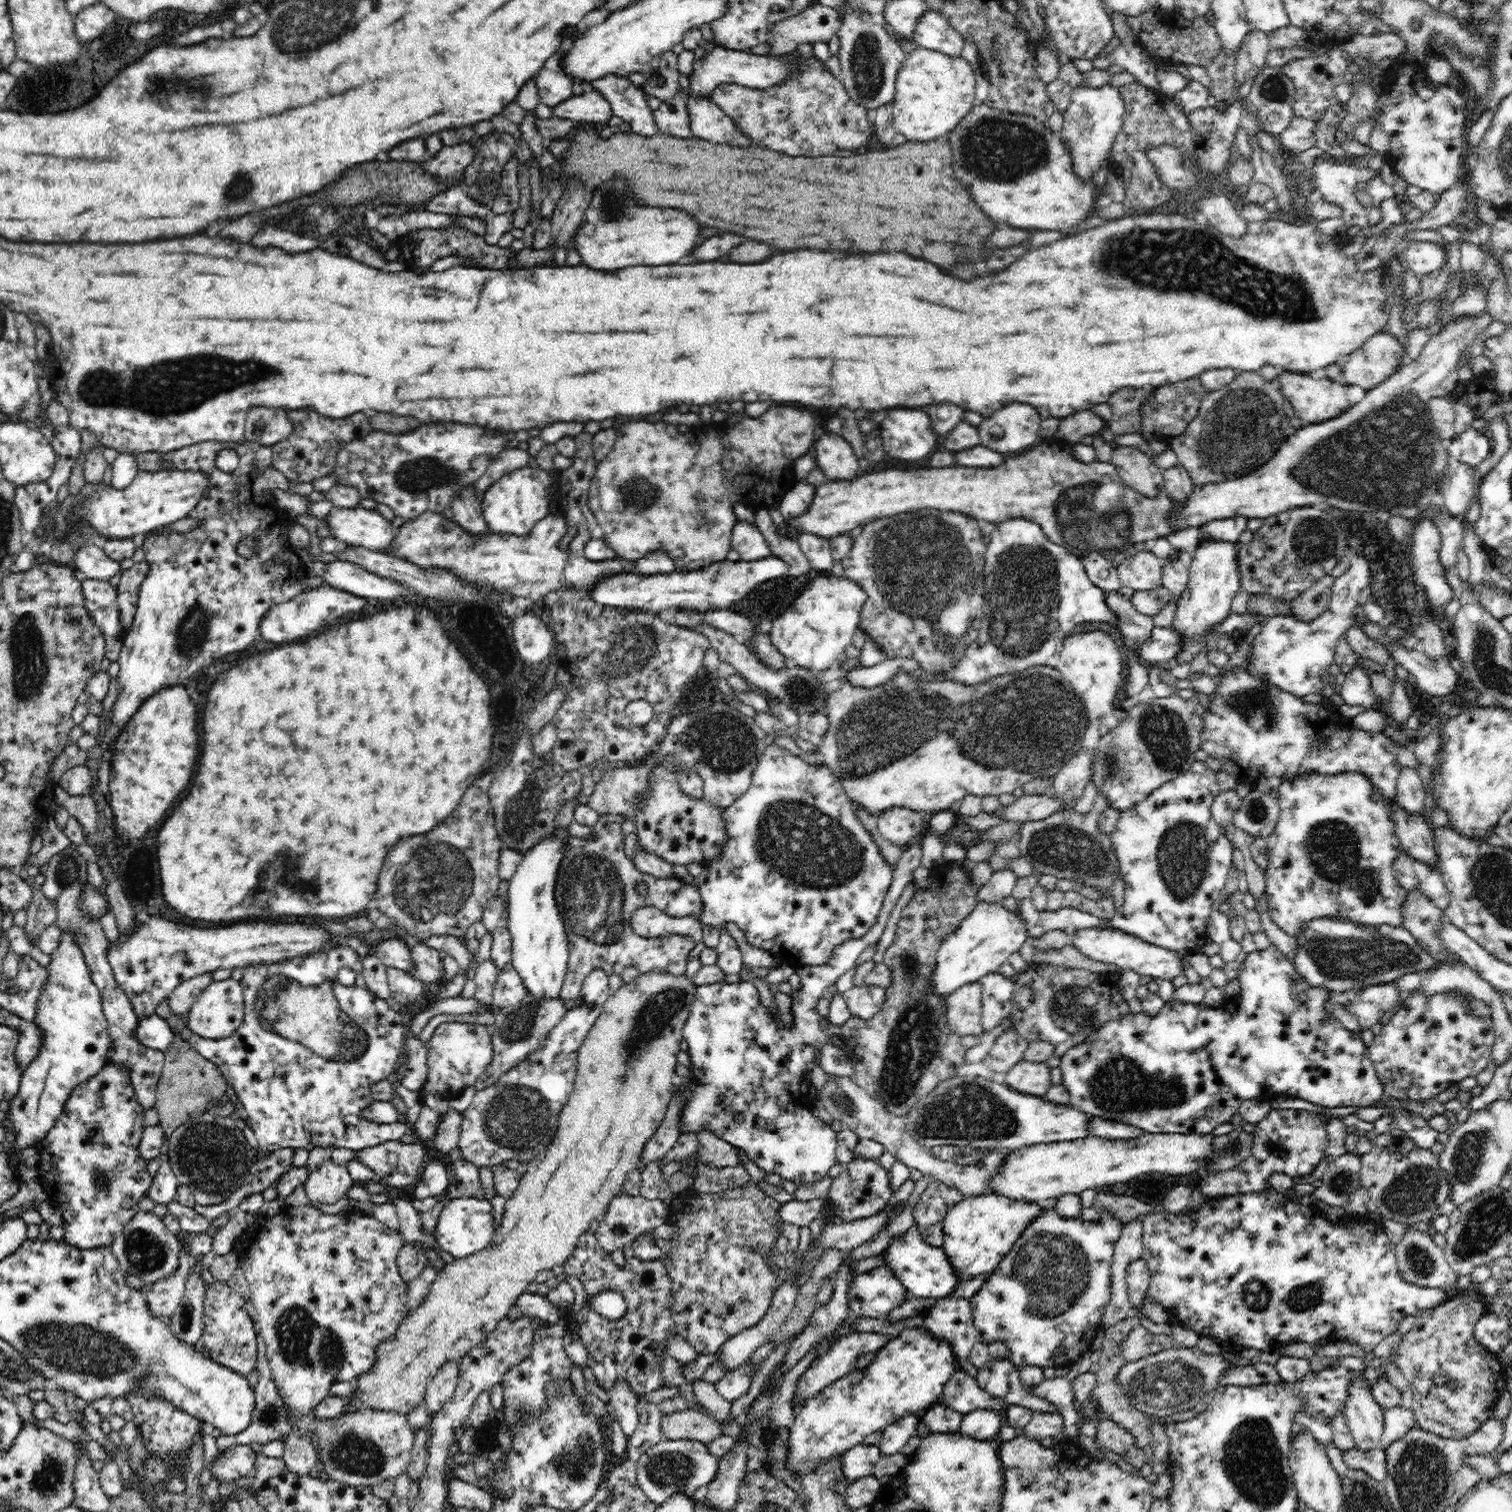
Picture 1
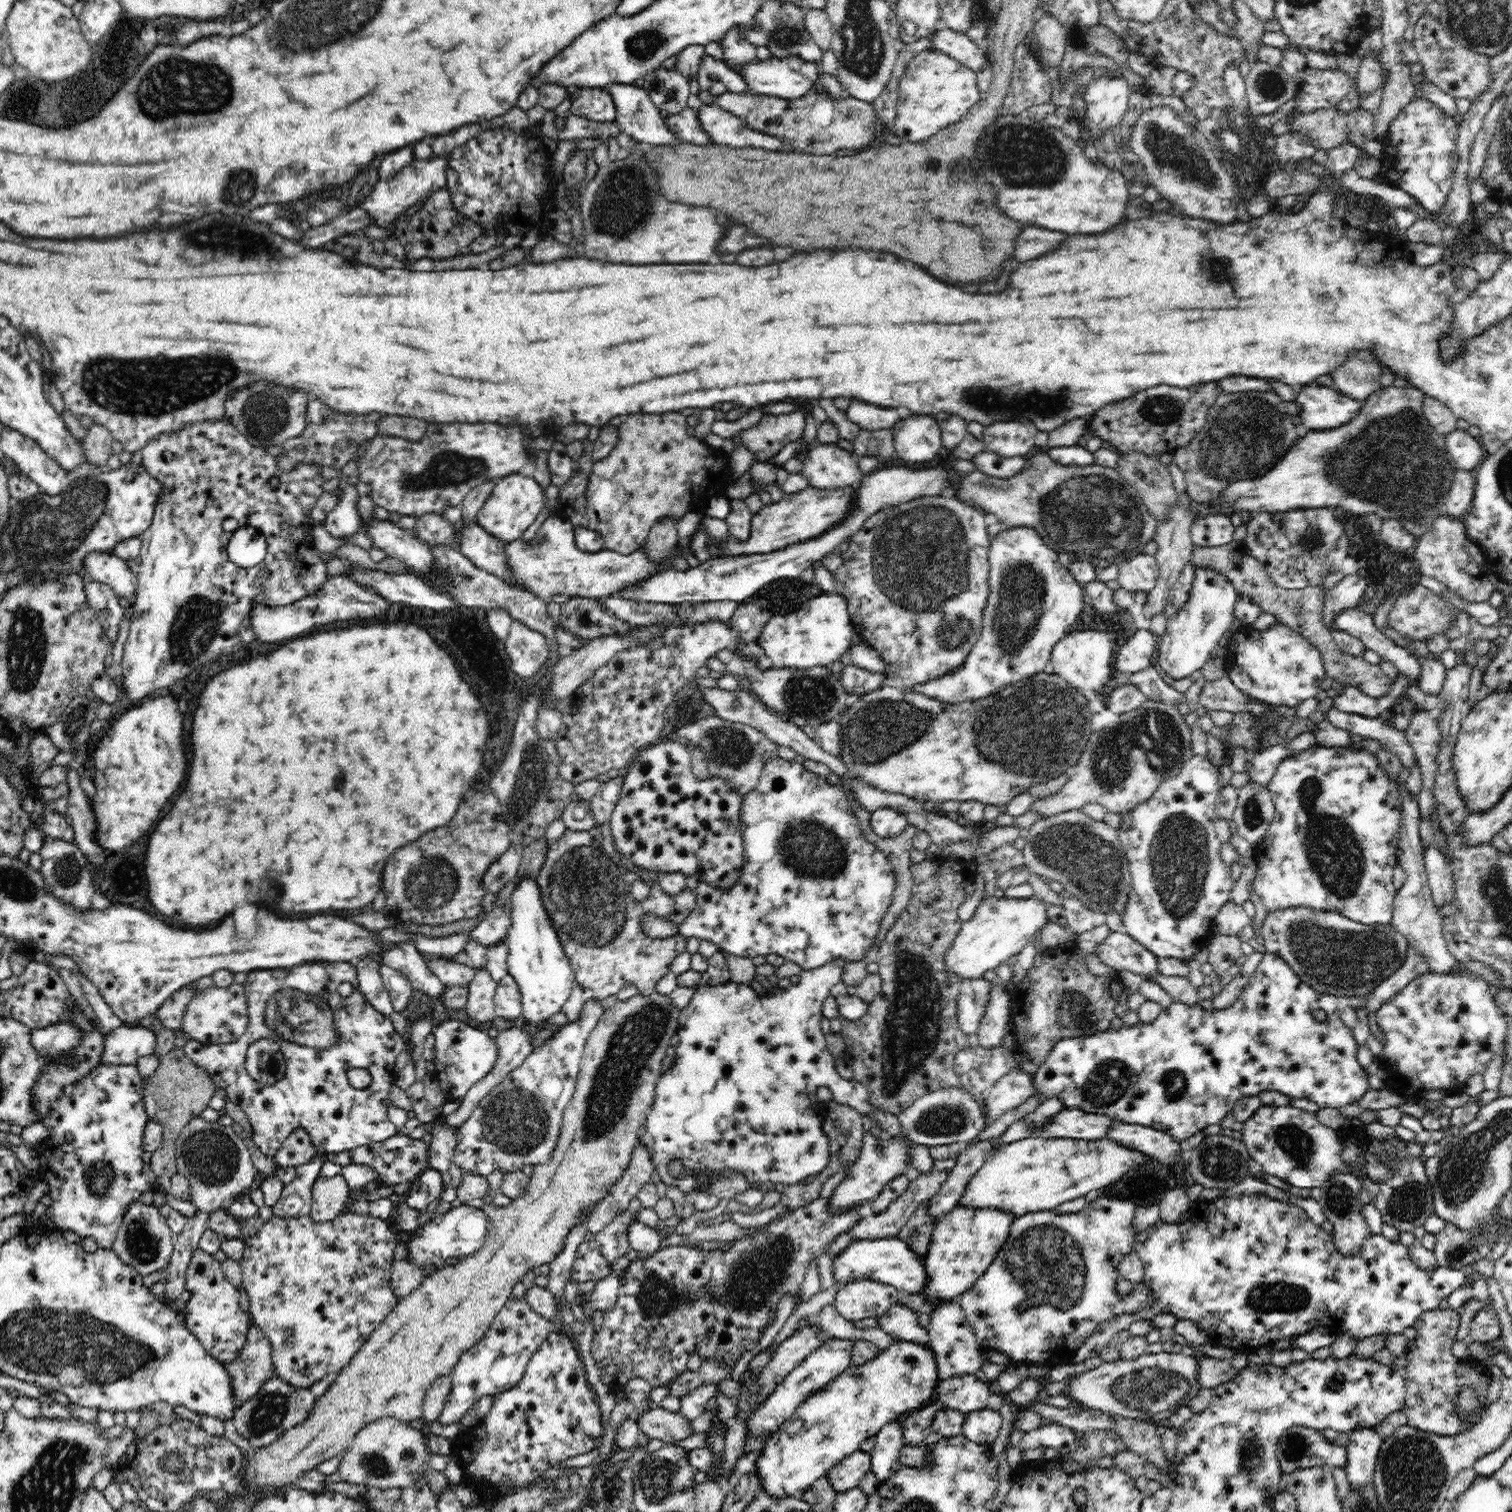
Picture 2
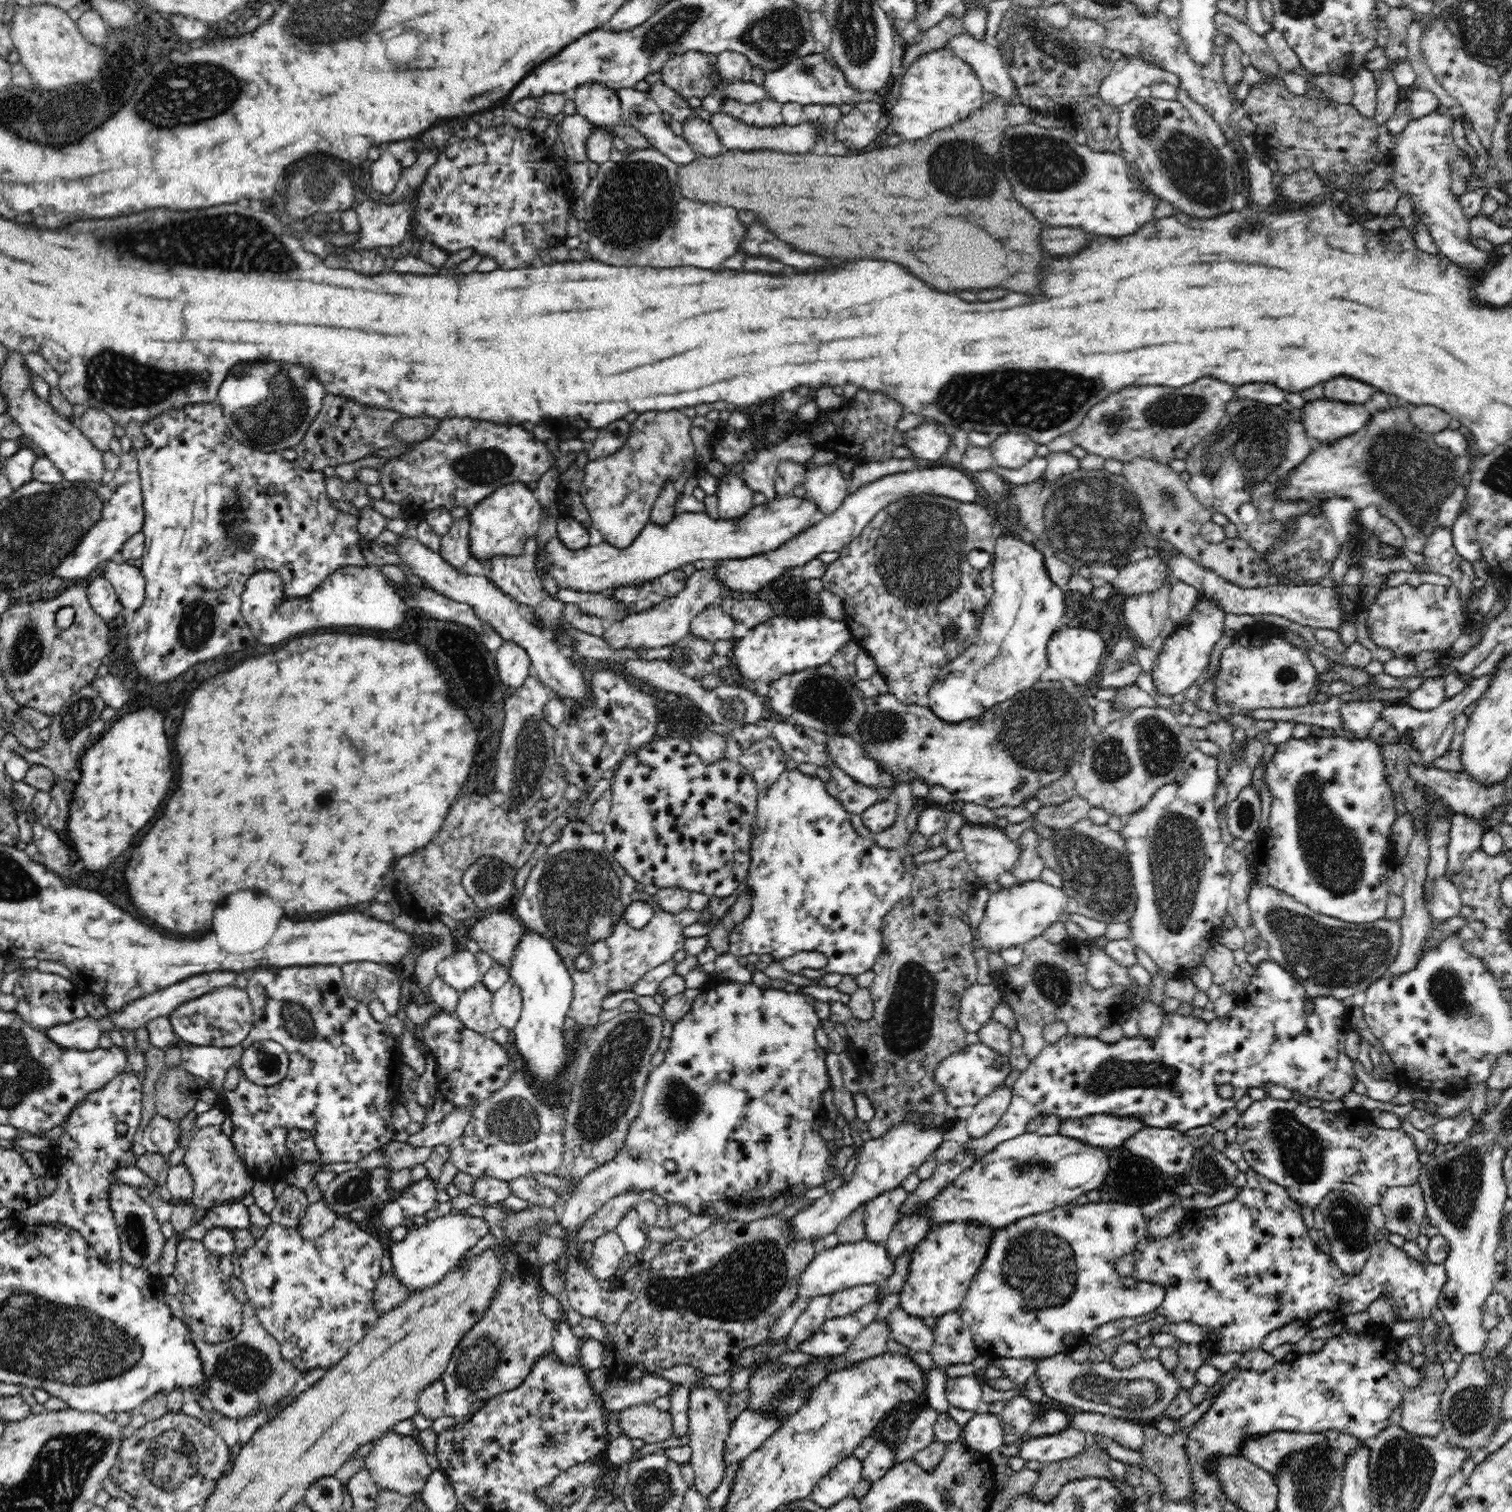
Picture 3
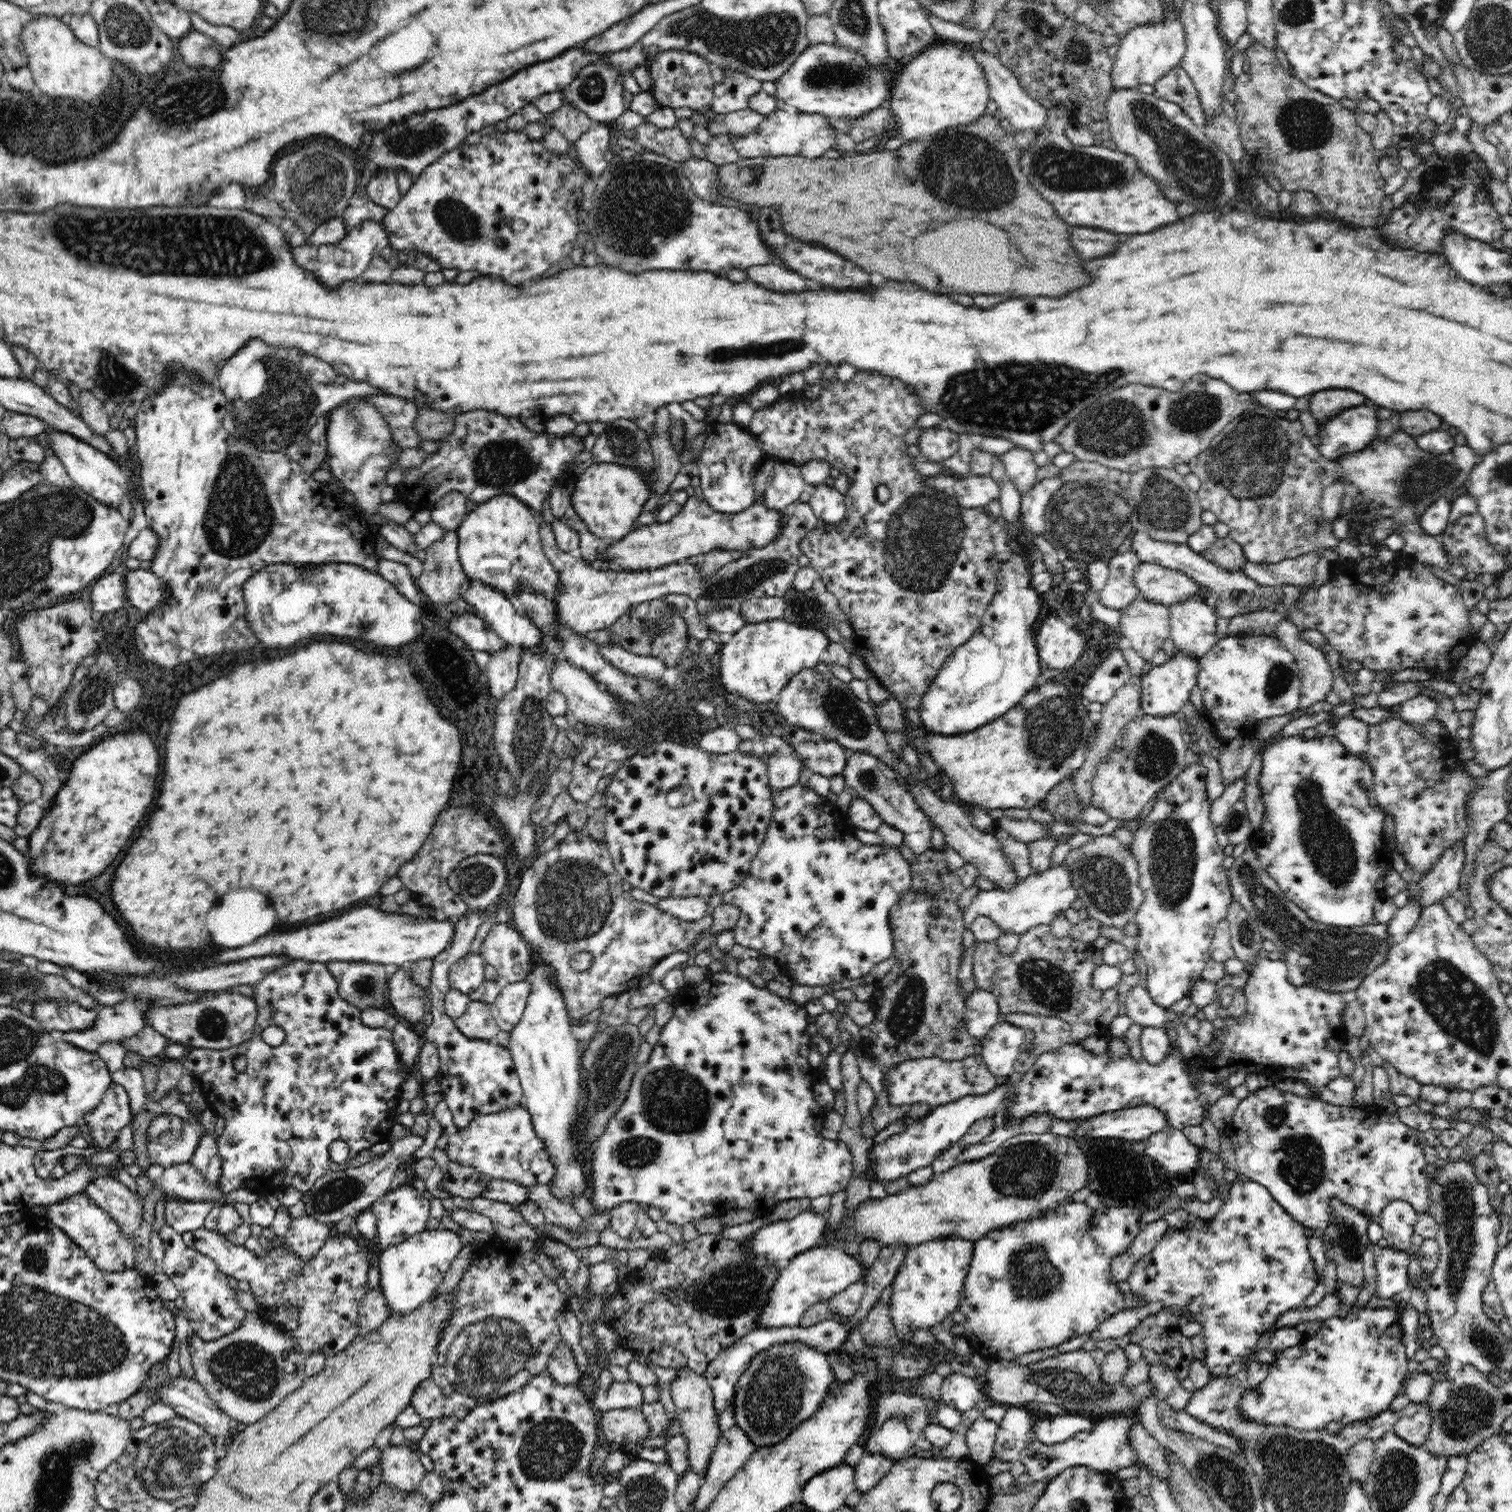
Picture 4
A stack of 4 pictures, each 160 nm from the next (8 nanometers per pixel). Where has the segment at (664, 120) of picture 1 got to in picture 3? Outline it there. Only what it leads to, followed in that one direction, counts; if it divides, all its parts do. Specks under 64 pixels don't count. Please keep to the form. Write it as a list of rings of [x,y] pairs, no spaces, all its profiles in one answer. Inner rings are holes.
[[[693,116],[691,119],[685,120],[683,127],[683,138],[698,155],[715,157],[726,151],[711,124],[701,119],[700,116]]]

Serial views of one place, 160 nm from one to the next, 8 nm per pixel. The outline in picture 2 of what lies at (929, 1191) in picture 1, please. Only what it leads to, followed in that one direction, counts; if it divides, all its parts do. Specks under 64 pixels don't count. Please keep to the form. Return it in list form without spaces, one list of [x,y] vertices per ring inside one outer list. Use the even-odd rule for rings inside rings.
[[[925,1202],[918,1207],[918,1210],[912,1215],[905,1226],[900,1230],[897,1238],[906,1242],[910,1246],[910,1250],[920,1256],[926,1254],[932,1239],[934,1231],[935,1219],[926,1213]]]

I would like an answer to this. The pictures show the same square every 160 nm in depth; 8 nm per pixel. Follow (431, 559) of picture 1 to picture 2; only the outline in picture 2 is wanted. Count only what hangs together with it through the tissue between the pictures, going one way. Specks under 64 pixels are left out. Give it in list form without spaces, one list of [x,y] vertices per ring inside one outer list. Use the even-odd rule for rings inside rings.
[[[426,513],[417,517],[412,533],[414,537],[422,539],[431,546],[434,544],[452,546],[454,539],[452,523],[436,513]],[[563,516],[548,517],[530,542],[518,539],[506,544],[506,555],[515,582],[523,584],[530,593],[545,600],[555,594],[591,599],[618,595],[621,590],[641,583],[671,566],[671,560],[651,560],[646,553],[646,546],[631,554],[607,549],[594,553],[580,551],[575,544],[573,524]]]

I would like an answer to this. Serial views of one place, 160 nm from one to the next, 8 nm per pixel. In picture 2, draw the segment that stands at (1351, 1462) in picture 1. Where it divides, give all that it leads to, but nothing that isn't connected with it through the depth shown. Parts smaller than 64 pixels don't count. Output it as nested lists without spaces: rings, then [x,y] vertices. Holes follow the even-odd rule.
[[[1290,1427],[1276,1442],[1276,1462],[1285,1476],[1315,1466],[1344,1467],[1346,1447],[1328,1441],[1321,1431]]]

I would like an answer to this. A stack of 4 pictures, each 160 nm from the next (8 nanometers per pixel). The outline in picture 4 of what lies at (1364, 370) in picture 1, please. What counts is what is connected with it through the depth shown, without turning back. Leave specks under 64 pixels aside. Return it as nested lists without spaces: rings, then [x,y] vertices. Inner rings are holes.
[[[1322,390],[1312,396],[1310,412],[1312,412],[1312,417],[1316,418],[1318,426],[1321,427],[1325,425],[1324,422],[1328,418],[1340,414],[1342,410],[1360,406],[1364,402],[1366,398],[1362,398],[1362,394],[1356,394],[1352,390]]]

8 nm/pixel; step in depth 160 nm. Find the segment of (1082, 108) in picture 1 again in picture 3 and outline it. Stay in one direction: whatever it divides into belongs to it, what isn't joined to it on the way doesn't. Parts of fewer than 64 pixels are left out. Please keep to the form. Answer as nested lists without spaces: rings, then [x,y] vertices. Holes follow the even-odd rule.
[[[1130,54],[1114,56],[1111,70],[1099,86],[1099,98],[1118,109],[1128,100],[1136,98],[1143,86],[1167,82],[1178,86],[1180,79],[1154,63],[1151,54]]]

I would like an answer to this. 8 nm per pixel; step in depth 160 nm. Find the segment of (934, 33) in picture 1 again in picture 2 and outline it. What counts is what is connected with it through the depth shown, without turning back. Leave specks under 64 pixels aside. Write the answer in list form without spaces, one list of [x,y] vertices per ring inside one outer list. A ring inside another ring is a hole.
[[[942,25],[933,38],[933,49],[951,56],[976,73],[990,63],[986,51],[982,50],[966,33]]]

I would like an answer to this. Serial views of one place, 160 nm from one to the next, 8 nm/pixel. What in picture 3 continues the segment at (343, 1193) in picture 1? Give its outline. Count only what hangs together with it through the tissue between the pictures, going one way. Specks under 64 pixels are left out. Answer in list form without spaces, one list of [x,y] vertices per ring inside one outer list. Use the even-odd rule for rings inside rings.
[[[318,1201],[309,1204],[303,1214],[300,1215],[298,1230],[303,1240],[314,1241],[320,1238],[326,1230],[332,1228],[338,1215],[326,1207],[326,1203]]]

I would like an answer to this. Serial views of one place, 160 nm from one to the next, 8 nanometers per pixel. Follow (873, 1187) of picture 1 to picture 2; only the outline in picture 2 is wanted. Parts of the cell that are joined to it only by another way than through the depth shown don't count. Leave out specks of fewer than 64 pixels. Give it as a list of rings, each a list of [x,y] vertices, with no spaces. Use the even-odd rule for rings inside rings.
[[[816,1199],[806,1206],[789,1209],[780,1218],[774,1218],[770,1223],[762,1226],[760,1231],[754,1236],[750,1235],[728,1241],[725,1246],[717,1250],[703,1250],[703,1248],[696,1246],[663,1247],[647,1260],[631,1262],[626,1272],[620,1276],[620,1293],[614,1307],[610,1310],[593,1310],[590,1314],[592,1326],[594,1326],[591,1353],[596,1362],[596,1367],[598,1367],[602,1382],[616,1392],[619,1392],[630,1378],[636,1378],[636,1376],[647,1380],[653,1387],[666,1385],[685,1370],[692,1353],[696,1353],[697,1356],[701,1357],[703,1362],[719,1362],[719,1366],[731,1366],[731,1368],[734,1368],[740,1358],[760,1342],[762,1332],[772,1323],[774,1314],[783,1297],[785,1295],[793,1297],[798,1295],[806,1272],[810,1270],[810,1264],[828,1250],[828,1246],[830,1246],[832,1241],[840,1234],[850,1231],[858,1222],[859,1217],[856,1215],[855,1210],[830,1213],[828,1211],[828,1199]],[[589,1231],[585,1242],[578,1248],[578,1254],[573,1268],[573,1281],[583,1283],[590,1280],[600,1281],[611,1272],[607,1261],[599,1254],[595,1236]]]

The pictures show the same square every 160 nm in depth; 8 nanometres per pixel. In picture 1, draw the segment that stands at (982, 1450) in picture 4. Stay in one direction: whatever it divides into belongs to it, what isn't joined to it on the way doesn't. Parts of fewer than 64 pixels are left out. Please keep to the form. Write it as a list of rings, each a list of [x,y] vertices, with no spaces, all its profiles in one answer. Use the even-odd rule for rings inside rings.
[[[991,1408],[963,1415],[959,1432],[973,1439],[994,1439],[1004,1425],[1003,1412]]]

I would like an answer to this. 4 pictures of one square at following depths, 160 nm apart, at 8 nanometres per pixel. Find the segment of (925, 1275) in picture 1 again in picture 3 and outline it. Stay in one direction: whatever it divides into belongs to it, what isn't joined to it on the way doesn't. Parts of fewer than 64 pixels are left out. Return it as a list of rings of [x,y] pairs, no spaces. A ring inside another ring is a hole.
[[[864,1239],[854,1244],[840,1243],[834,1248],[819,1248],[814,1259],[800,1275],[795,1300],[790,1306],[798,1300],[812,1300],[824,1296],[831,1297],[832,1294],[854,1286],[886,1283],[893,1270],[894,1264],[886,1253],[883,1244],[876,1244]]]

